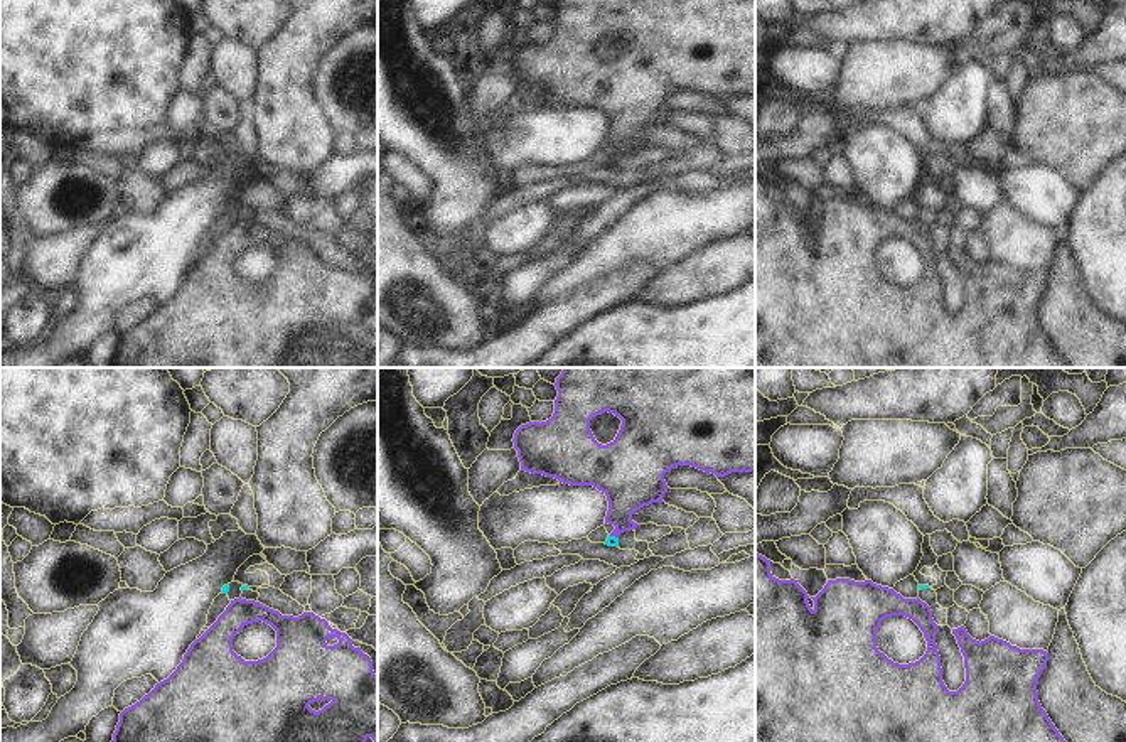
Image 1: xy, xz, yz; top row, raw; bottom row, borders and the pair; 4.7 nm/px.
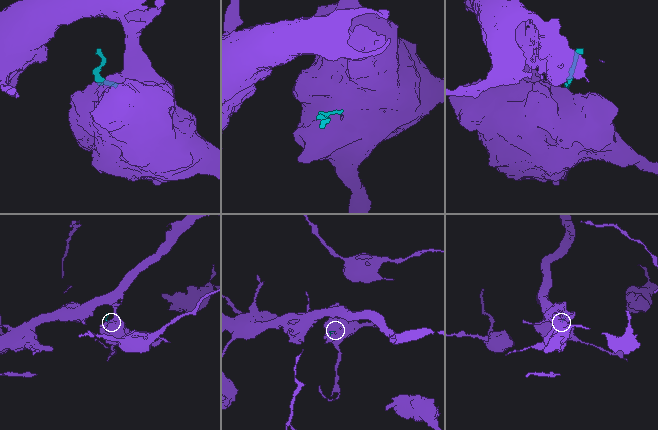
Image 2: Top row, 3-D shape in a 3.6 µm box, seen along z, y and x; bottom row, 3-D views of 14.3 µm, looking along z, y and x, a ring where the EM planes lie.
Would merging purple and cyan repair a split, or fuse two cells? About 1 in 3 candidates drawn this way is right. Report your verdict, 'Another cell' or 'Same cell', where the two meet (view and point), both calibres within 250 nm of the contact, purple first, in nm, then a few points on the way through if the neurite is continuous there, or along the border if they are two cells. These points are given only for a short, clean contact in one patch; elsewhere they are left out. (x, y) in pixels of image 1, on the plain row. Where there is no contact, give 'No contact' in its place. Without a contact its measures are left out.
Another cell. Touches purple at xz (614, 157). Thickness 240 nm (purple) against 50 nm. Boundary: xz (609, 157), (617, 161).

